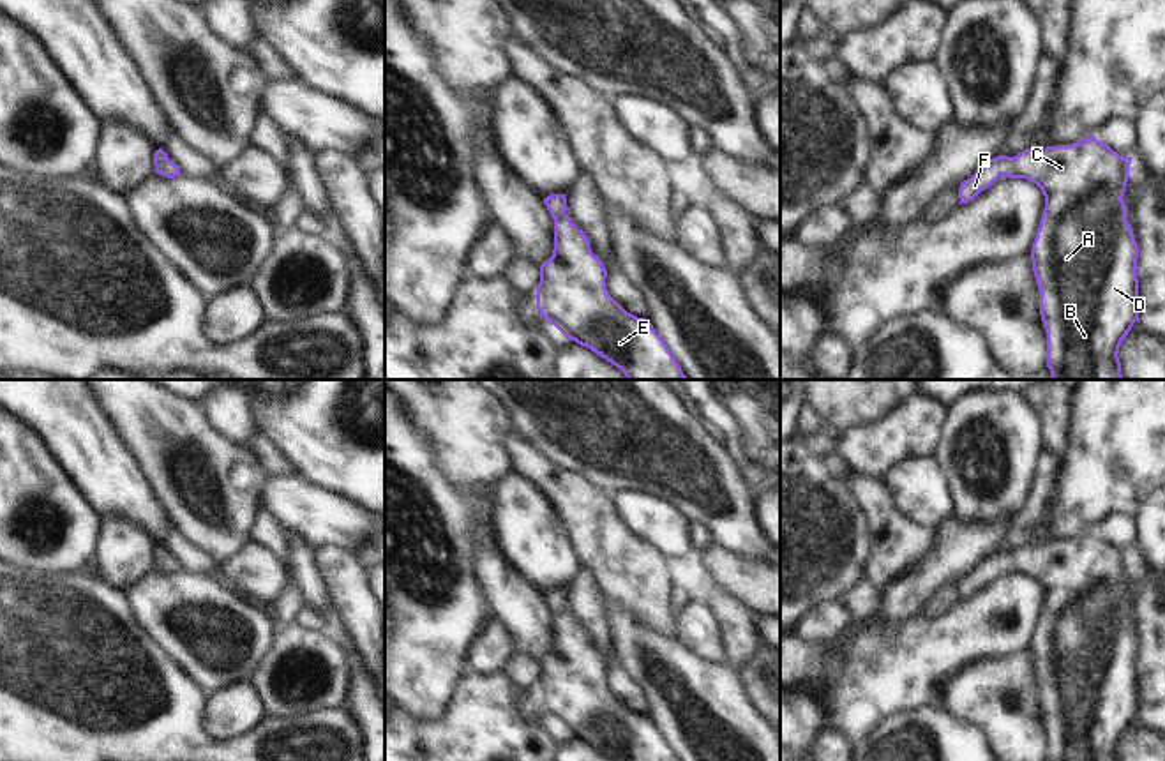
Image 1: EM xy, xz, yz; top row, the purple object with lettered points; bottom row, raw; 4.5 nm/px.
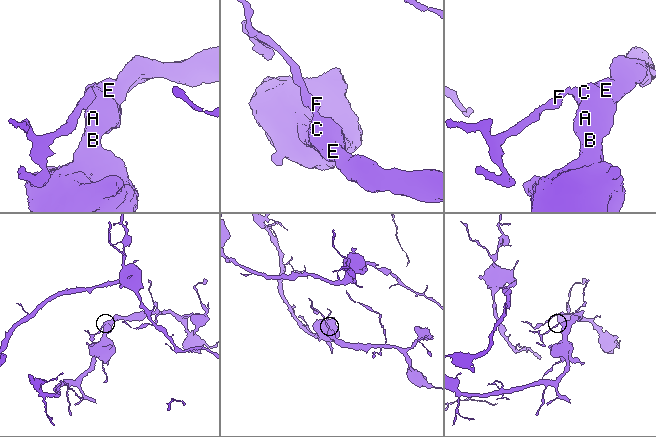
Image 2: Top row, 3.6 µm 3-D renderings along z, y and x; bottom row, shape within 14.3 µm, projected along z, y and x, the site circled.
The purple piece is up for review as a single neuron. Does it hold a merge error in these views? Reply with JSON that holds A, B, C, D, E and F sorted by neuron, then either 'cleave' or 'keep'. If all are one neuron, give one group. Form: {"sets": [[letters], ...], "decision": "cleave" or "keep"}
{"sets": [["A", "B", "C", "D", "E", "F"]], "decision": "keep"}

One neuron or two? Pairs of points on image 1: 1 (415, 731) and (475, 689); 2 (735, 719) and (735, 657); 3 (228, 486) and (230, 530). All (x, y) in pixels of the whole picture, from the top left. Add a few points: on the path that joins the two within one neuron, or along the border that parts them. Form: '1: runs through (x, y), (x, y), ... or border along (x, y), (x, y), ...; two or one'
1: runs through (431, 731), (440, 731), (466, 705); one
2: border along (724, 661), (735, 670); two
3: runs through (228, 497), (228, 519); one

